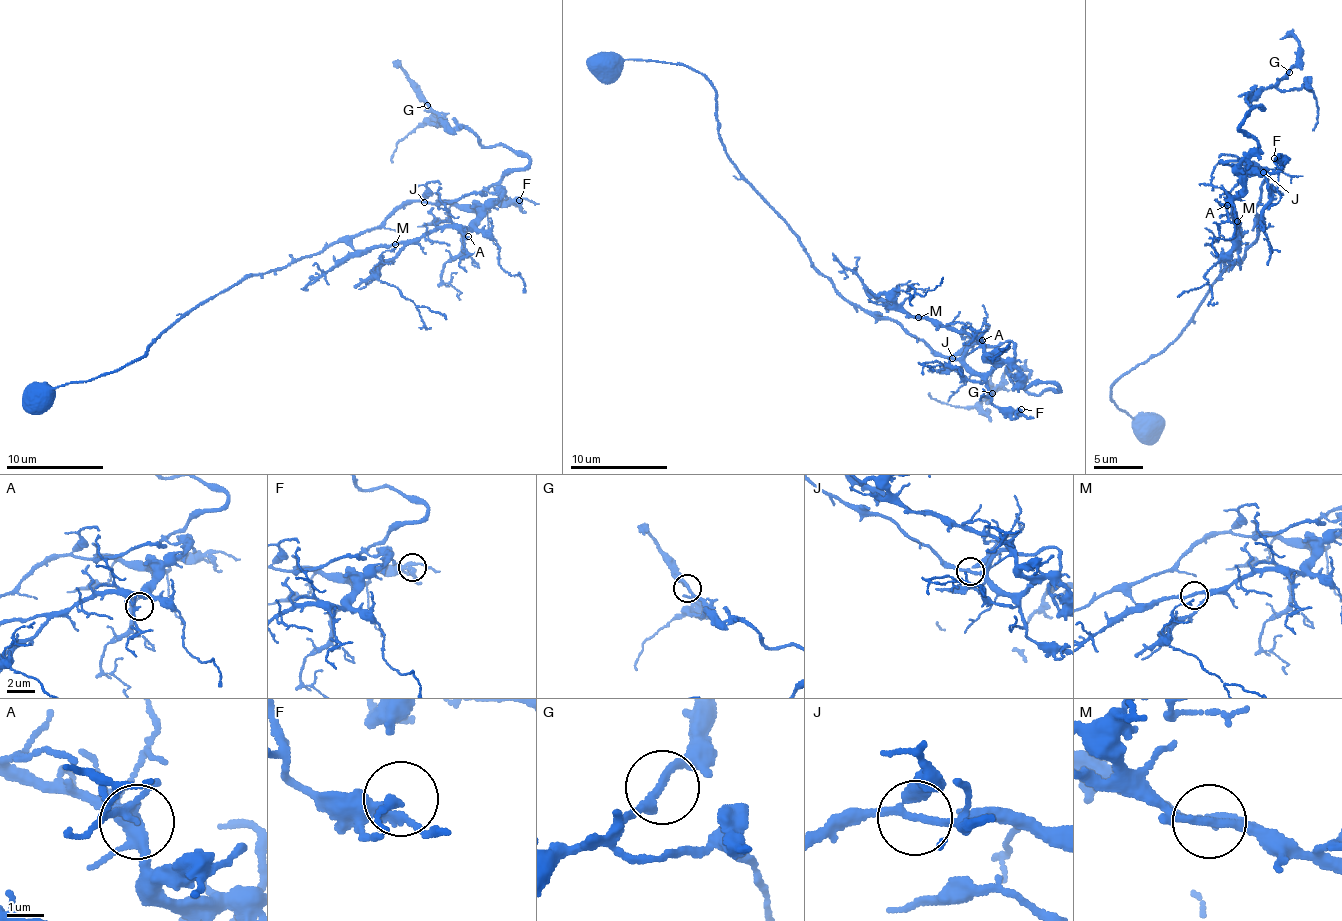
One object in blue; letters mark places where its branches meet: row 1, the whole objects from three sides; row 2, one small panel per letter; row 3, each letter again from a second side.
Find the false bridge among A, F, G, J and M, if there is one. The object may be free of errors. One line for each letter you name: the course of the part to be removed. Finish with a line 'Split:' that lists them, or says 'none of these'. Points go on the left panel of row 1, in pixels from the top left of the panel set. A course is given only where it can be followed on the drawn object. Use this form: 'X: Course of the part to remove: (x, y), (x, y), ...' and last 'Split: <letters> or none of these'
Split: none of these

